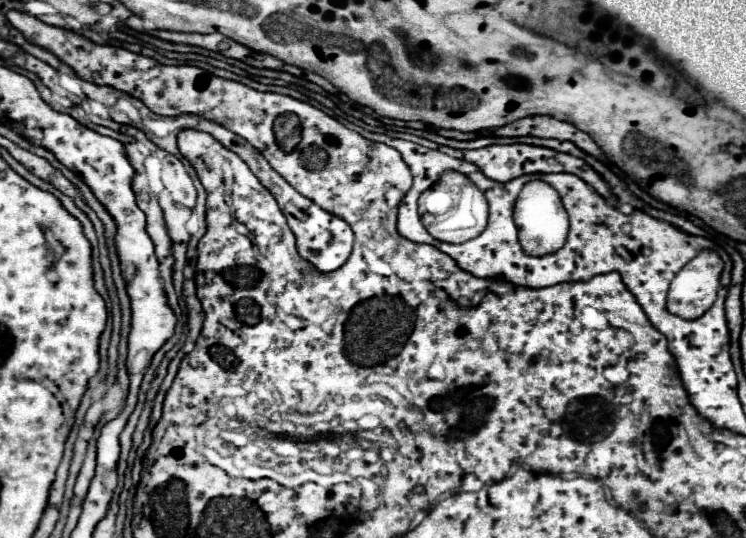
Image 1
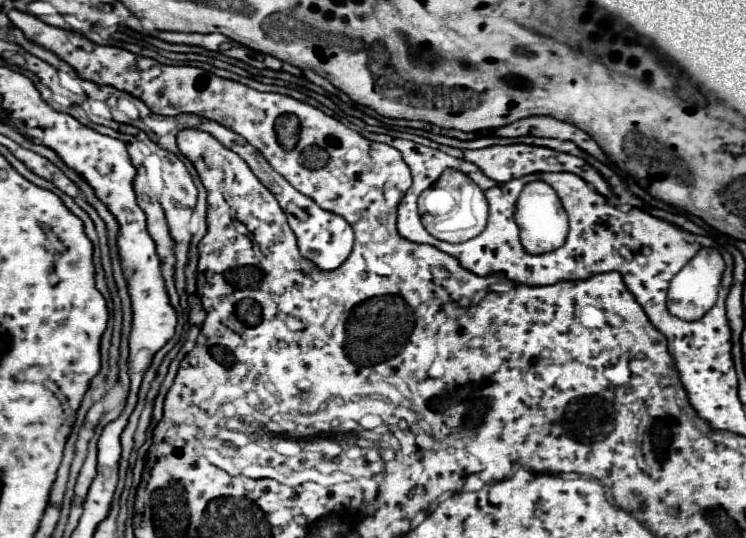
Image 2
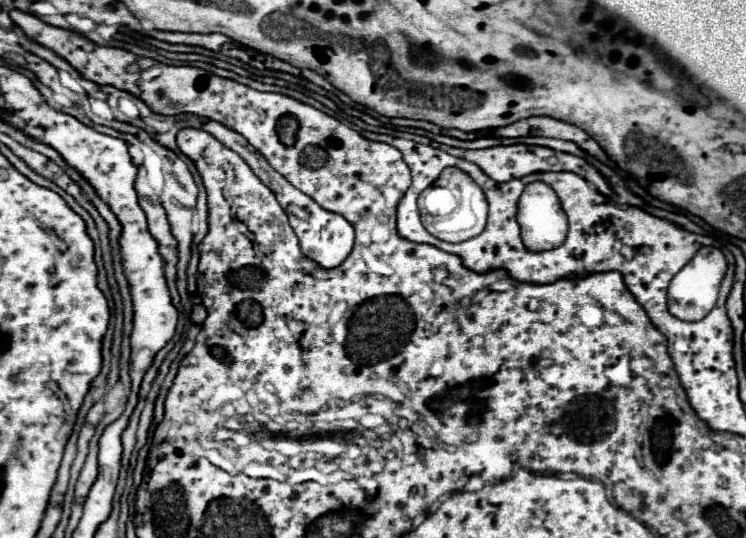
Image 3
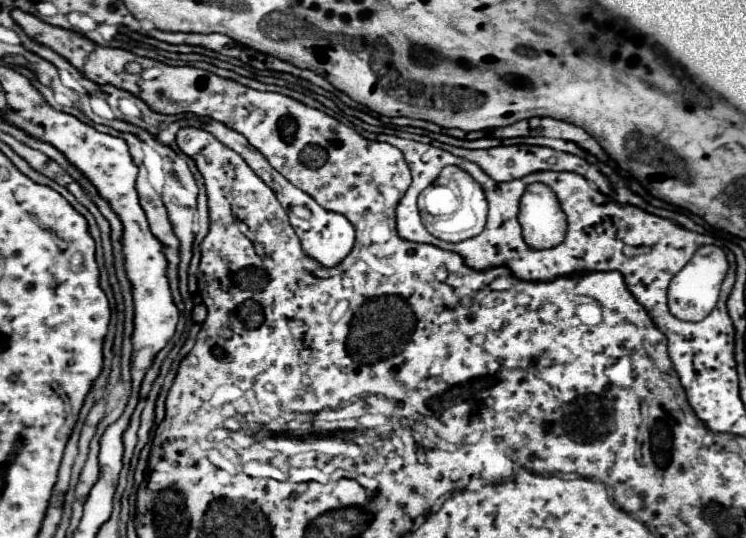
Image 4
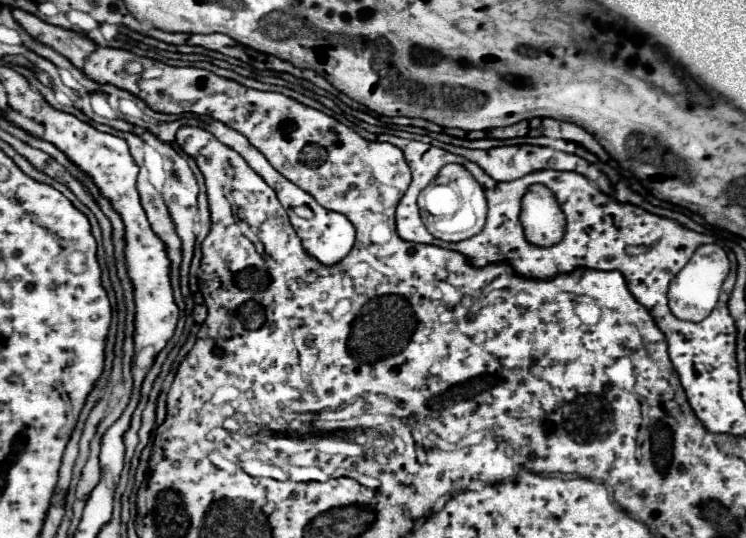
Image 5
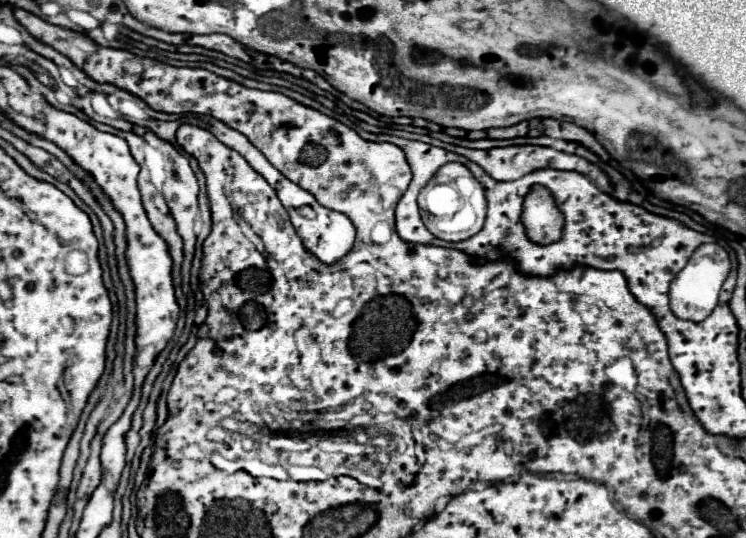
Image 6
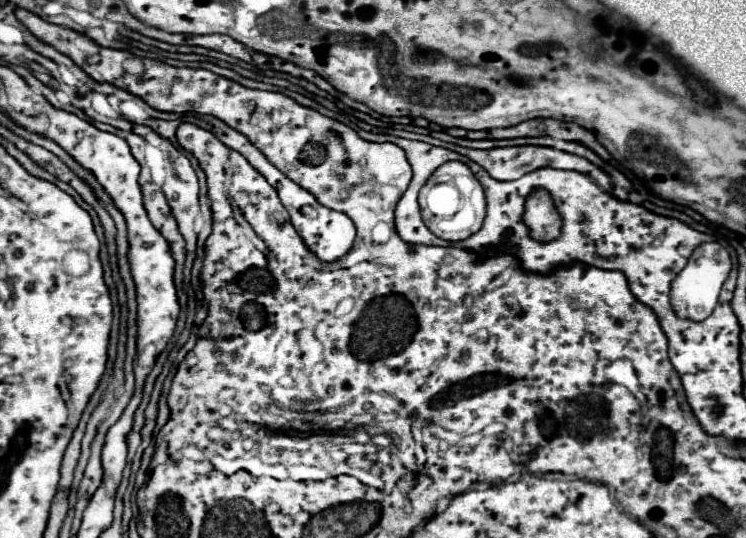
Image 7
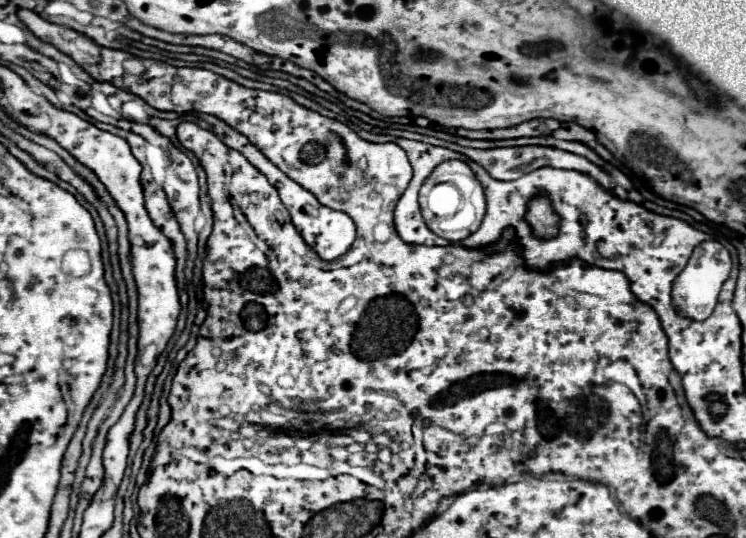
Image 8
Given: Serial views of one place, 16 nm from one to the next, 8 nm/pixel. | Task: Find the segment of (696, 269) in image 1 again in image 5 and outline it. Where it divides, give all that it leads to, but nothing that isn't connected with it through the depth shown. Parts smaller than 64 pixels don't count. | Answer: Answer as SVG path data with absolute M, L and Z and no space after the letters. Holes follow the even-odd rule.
M718 244L700 246L670 284L668 298L670 298L672 314L690 322L704 320L717 305L721 286L724 278L728 276L728 270L730 270L730 260L724 248L720 248Z

